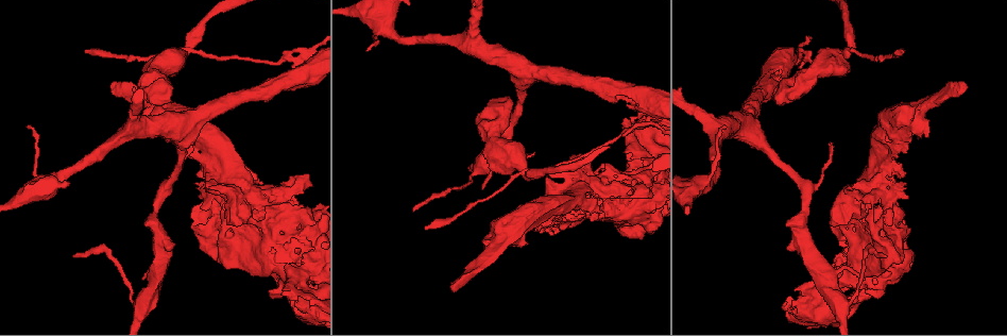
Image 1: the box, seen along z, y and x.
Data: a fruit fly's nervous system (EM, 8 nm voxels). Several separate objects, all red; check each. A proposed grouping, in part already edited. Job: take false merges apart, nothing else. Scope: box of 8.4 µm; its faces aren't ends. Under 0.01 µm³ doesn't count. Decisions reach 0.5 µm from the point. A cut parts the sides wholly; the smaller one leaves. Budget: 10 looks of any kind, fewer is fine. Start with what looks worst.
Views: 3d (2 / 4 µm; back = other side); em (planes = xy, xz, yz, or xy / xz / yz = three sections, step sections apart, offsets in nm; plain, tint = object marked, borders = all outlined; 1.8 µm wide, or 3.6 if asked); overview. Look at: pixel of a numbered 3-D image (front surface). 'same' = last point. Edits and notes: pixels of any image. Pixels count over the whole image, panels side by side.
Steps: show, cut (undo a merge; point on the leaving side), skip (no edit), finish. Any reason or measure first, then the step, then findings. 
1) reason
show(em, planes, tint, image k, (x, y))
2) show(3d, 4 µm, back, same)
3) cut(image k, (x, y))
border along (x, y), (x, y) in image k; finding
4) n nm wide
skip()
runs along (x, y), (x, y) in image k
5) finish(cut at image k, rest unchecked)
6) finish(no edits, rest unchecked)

touches itself
show(em, 3.6 µm, yz, step 8, tint, image 1, (284, 275))

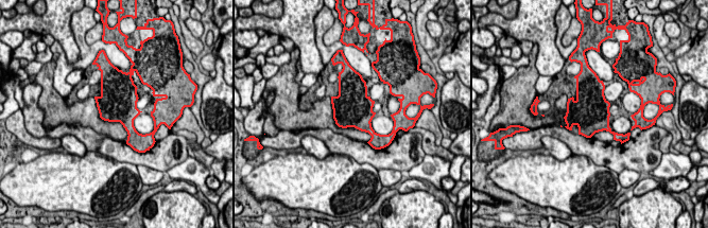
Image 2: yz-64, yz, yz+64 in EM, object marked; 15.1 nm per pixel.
show(em, 3.6 µm, xz, step 8, tint, same)

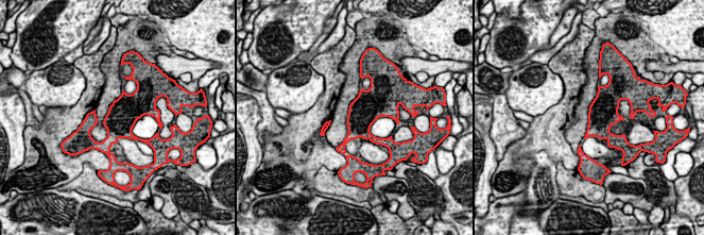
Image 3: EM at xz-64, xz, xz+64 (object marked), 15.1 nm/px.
skip()
continuous, no second neuron

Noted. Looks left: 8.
sharp bend
show(em, planes, tint, image 1, (847, 46))

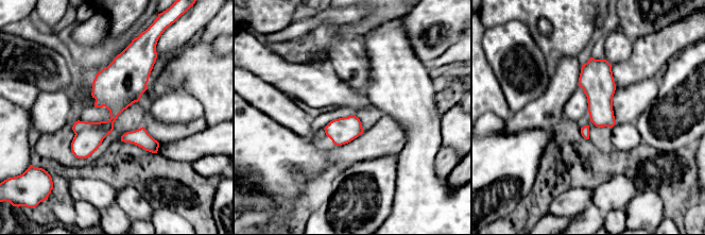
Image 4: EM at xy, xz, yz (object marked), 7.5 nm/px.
cut(image 4, (85, 143))
border along (75, 134), (92, 129), (107, 134) in image 4; two neurons meet here

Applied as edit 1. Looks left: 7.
see it whole again
show(overview)

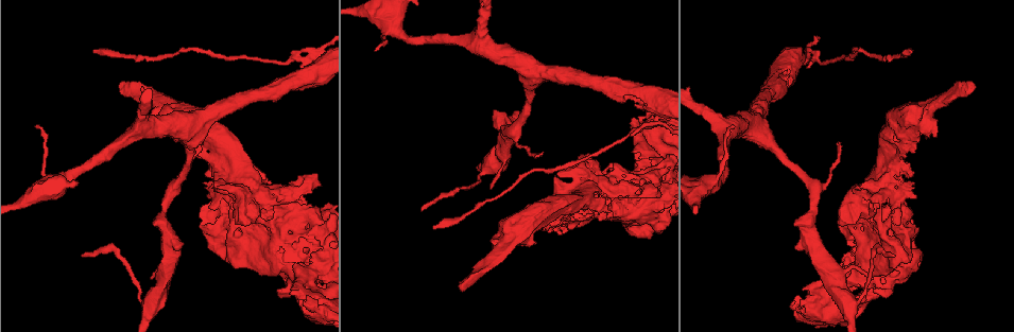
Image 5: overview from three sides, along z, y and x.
sharp bend
show(em, 3.6 µm, xz, step 8, borders, image 5, (806, 55))

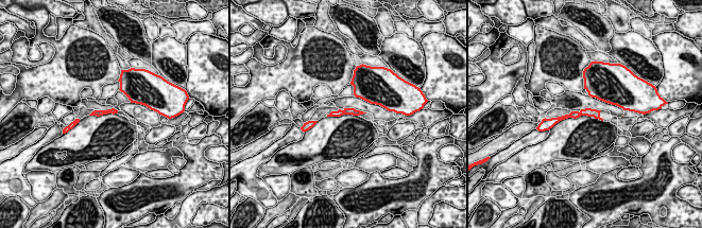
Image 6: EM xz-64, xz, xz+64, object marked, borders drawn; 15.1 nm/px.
skip()
runs along (361, 112), (343, 111), (330, 115) in image 6; all the same neuron

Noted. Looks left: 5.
sharp bend
show(em, yz, step 4, tint, image 5, (234, 182))

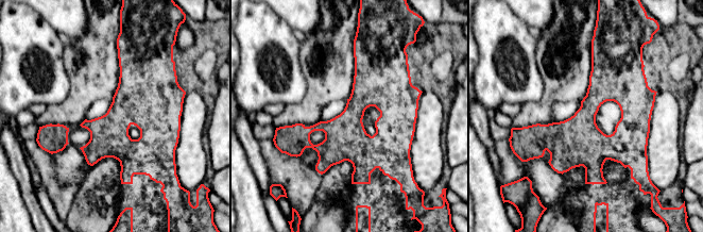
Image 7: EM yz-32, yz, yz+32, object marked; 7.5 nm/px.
show(em, planes, tint, same)

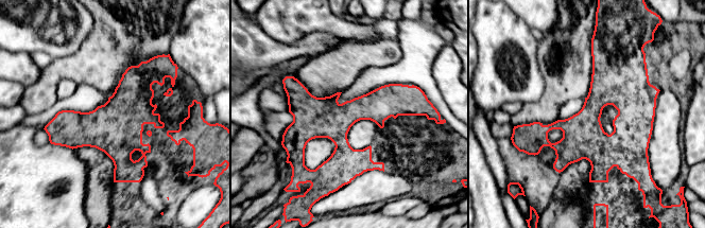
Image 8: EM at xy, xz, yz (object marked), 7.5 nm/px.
skip()
runs along (651, 110), (615, 145), (551, 145), (525, 127) in image 8; all the same neuron

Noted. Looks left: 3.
finish(cut at image 4, rest unchecked)

